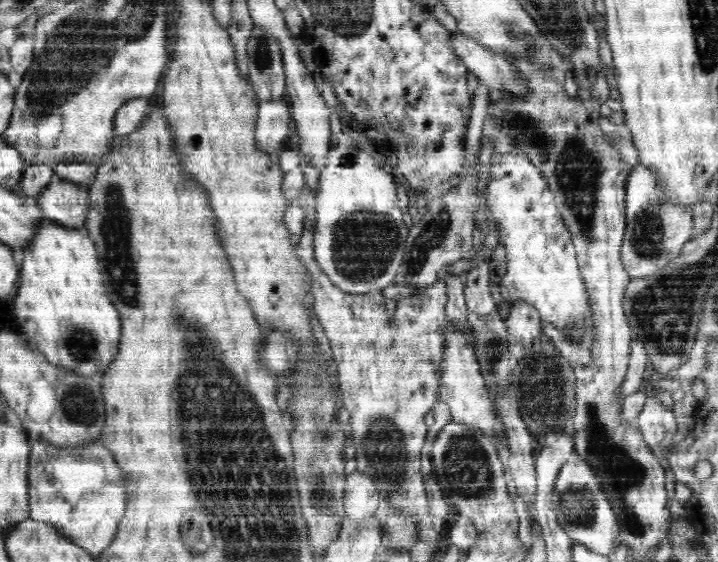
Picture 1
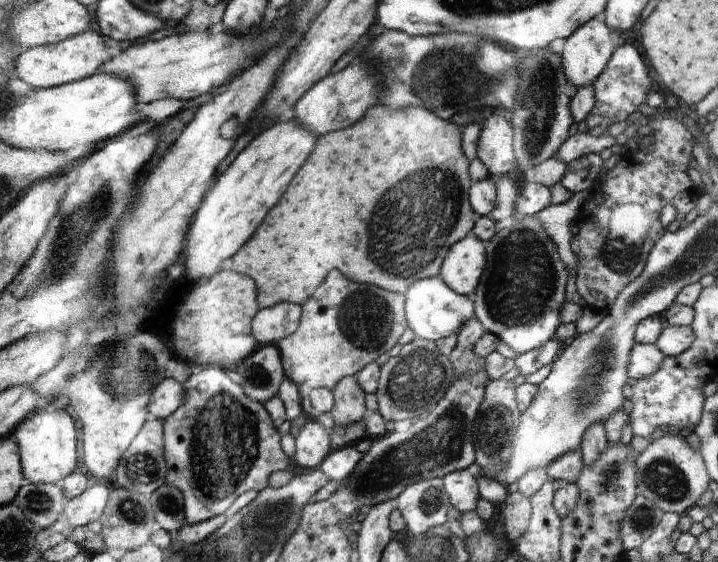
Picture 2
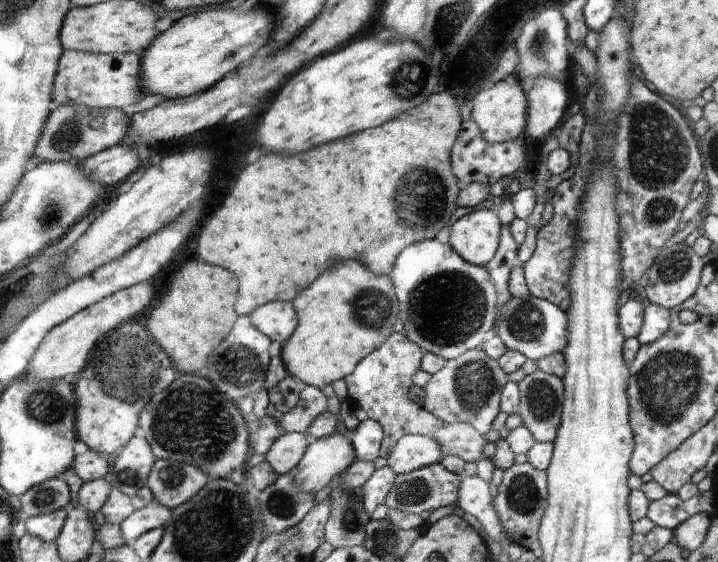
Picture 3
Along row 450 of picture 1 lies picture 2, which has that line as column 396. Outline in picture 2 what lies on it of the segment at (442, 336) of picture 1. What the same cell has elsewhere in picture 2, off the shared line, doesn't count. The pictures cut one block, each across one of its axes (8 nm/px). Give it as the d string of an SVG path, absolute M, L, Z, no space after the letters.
M416 337L410 344L405 344L397 356L390 357L384 366L381 366L378 388L375 392L378 412L385 421L420 418L437 406L455 380L454 374L452 363L446 356L442 356L434 341L428 342Z

